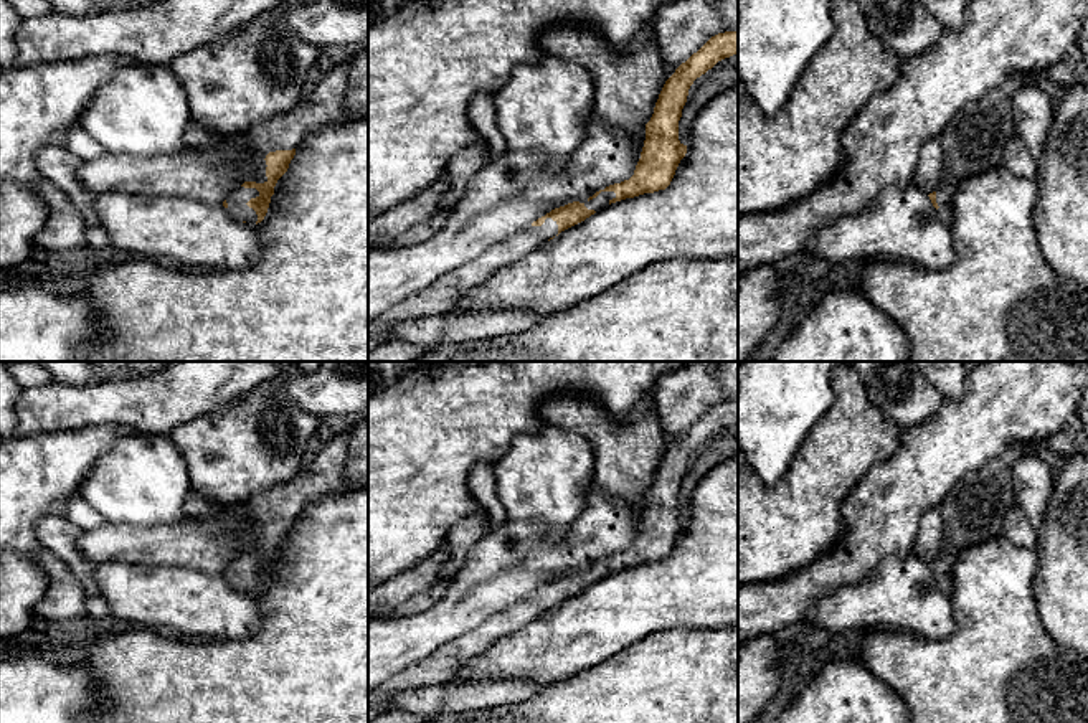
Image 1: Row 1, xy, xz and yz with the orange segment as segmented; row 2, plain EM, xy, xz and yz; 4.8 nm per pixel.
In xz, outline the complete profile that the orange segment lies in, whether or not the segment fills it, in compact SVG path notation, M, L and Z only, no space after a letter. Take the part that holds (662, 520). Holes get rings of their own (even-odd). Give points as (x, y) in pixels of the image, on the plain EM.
M738 401L712 406L697 423L682 432L665 451L646 494L646 510L634 545L629 550L596 561L584 573L573 571L555 578L533 591L510 609L490 616L484 624L446 642L431 655L413 664L400 675L368 692L368 721L378 716L400 693L431 690L451 682L472 659L485 654L497 640L532 624L561 601L584 591L611 573L644 563L665 560L687 523L679 510L679 490L687 472L688 459L697 447L718 431L738 423Z

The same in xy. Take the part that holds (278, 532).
M348 431L337 434L297 475L234 507L221 507L192 489L185 500L185 518L206 520L218 515L246 515L256 520L256 528L246 540L249 550L238 553L223 571L234 589L248 594L261 593L277 550L287 541L296 525L296 517L309 503L345 489L348 441Z

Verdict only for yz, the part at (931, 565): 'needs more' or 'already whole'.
needs more

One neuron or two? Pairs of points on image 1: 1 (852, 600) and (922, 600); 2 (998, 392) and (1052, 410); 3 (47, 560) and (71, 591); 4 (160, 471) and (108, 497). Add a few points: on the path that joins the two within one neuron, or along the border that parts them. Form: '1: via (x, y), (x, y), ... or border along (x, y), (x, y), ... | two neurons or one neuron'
1: via (869, 600), (905, 600) | one neuron
2: via (1011, 392), (1034, 392), (1039, 396) | one neuron
3: via (55, 568), (63, 583) | one neuron
4: via (147, 474), (141, 481), (121, 487) | one neuron

